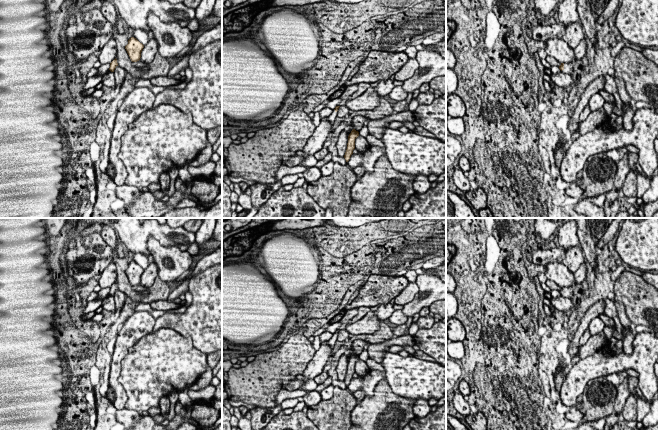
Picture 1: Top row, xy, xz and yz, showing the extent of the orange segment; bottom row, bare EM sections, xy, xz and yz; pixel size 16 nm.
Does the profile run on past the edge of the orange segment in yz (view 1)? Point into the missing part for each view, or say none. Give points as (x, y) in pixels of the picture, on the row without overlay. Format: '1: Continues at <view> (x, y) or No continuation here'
1: Continues at yz (568, 293)

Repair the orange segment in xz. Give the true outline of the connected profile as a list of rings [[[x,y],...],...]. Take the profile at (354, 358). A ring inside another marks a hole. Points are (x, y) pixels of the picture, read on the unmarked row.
[[[353,353],[348,360],[347,373],[344,379],[346,386],[349,385],[351,379],[353,378],[353,374],[355,373],[355,363],[359,360],[359,356]]]

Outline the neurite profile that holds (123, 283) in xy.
[[[115,259],[112,260],[112,262],[116,265],[117,267],[117,287],[118,290],[123,292],[127,297],[129,297],[132,301],[134,302],[142,302],[144,298],[146,298],[149,295],[149,291],[135,291],[132,288],[132,285],[125,273],[125,271],[122,271],[116,262]]]

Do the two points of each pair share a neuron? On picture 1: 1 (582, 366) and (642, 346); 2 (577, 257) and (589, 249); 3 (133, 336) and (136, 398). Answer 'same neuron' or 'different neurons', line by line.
1: same neuron
2: different neurons
3: different neurons

